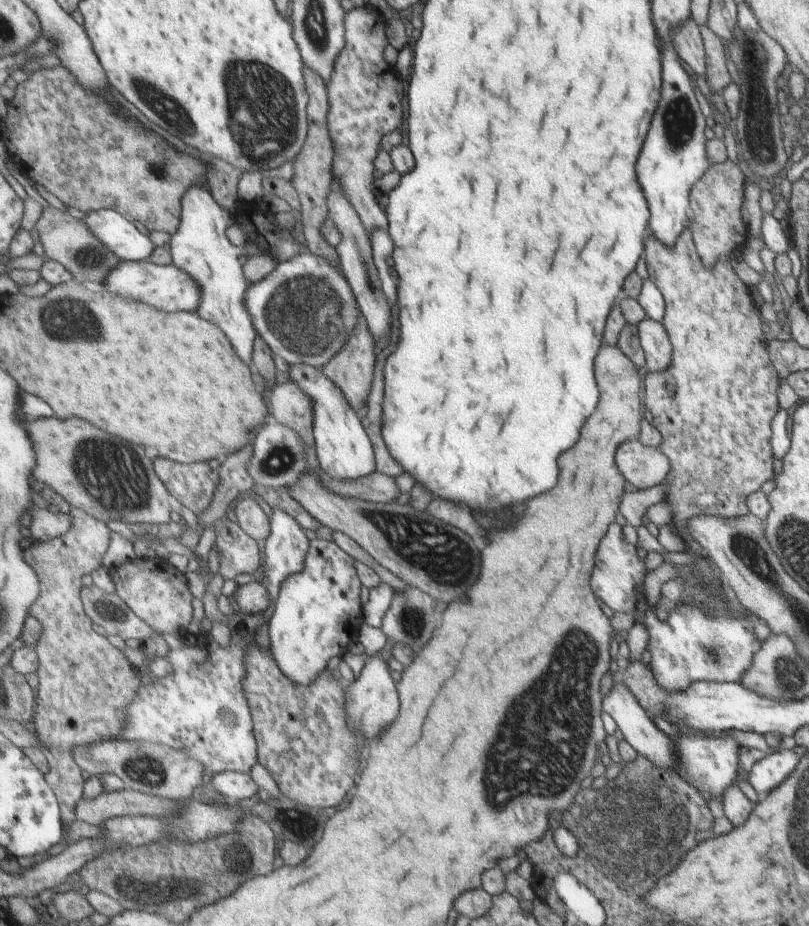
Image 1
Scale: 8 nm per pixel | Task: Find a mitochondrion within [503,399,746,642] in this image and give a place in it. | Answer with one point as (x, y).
(703, 578)

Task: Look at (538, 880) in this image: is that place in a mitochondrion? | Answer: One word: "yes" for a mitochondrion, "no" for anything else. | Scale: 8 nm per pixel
no

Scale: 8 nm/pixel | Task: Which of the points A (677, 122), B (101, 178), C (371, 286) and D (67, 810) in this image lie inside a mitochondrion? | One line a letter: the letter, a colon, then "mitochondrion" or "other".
A: mitochondrion
B: other
C: mitochondrion
D: other

